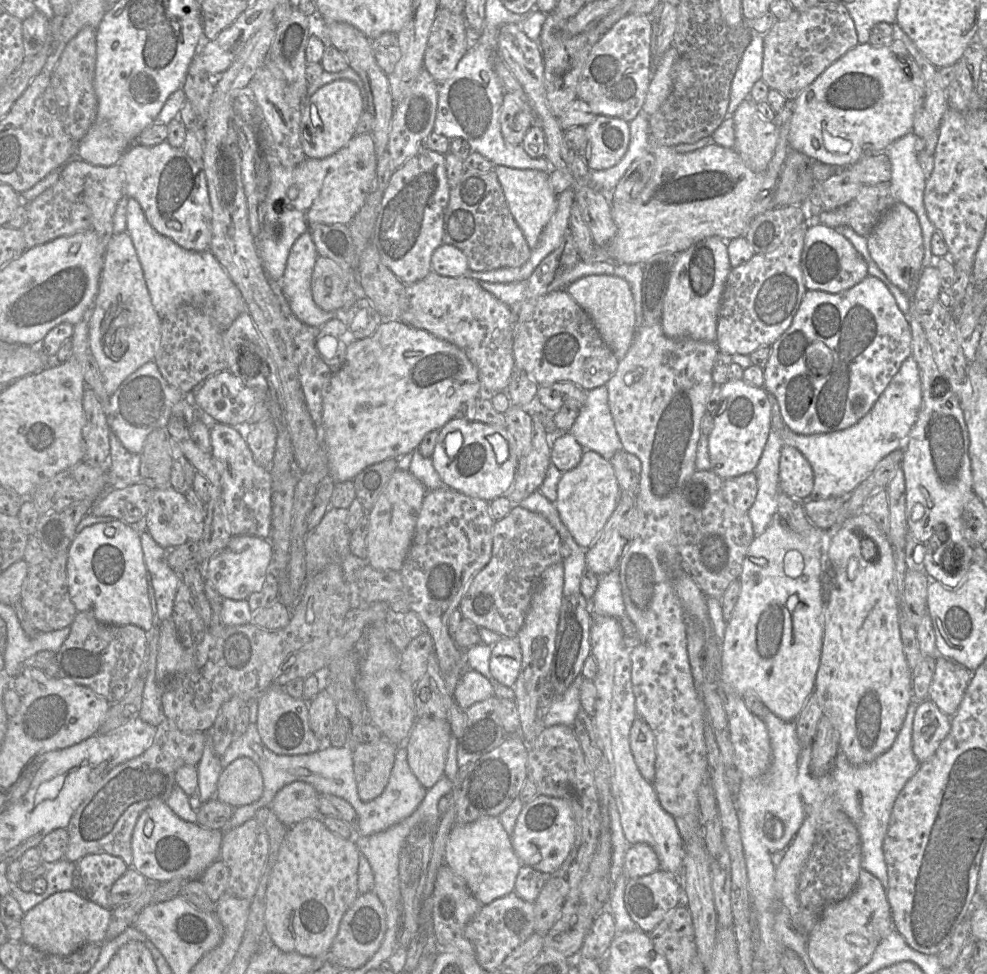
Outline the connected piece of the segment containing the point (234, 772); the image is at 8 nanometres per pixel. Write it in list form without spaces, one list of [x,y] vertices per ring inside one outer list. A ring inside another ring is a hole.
[[[240,757],[223,769],[215,798],[236,808],[256,802],[263,794],[263,787],[257,764],[248,757]]]

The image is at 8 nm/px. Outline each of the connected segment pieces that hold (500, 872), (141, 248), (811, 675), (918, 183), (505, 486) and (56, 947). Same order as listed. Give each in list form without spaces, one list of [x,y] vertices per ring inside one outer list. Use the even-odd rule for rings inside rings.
[[[484,816],[468,824],[454,825],[446,844],[445,864],[464,880],[483,906],[514,892],[516,878],[523,866],[514,852],[511,836],[503,828],[499,817],[492,816]]]
[[[134,198],[128,199],[126,231],[141,264],[152,304],[161,320],[181,305],[191,305],[211,316],[220,329],[226,329],[243,312],[245,300],[226,270],[209,251],[191,251],[159,234],[147,221]]]
[[[775,516],[765,531],[755,536],[742,563],[740,593],[731,618],[727,621],[721,643],[721,674],[725,683],[739,695],[753,692],[770,712],[784,721],[796,721],[814,691],[823,645],[824,556],[826,543],[810,544]],[[790,550],[801,553],[804,569],[800,576],[789,577],[784,571],[784,557]],[[796,595],[800,602],[790,611],[787,600]]]
[[[910,132],[893,142],[888,149],[879,151],[885,151],[890,158],[892,164],[892,177],[890,185],[895,194],[896,201],[902,202],[909,206],[917,214],[920,221],[924,241],[924,257],[922,261],[922,269],[924,270],[932,265],[936,259],[935,255],[932,253],[932,236],[935,233],[936,228],[930,221],[924,205],[924,191],[927,179],[918,160],[918,142],[919,137],[913,132]]]
[[[463,416],[453,418],[439,430],[431,459],[435,470],[446,487],[487,502],[510,492],[519,465],[516,441],[506,427],[469,421]],[[494,434],[500,434],[508,442],[509,458],[502,464],[497,462],[496,454],[489,442],[490,437]]]
[[[72,890],[56,892],[24,913],[21,920],[22,942],[34,948],[67,956],[90,943],[103,943],[110,922],[111,910],[87,900]]]

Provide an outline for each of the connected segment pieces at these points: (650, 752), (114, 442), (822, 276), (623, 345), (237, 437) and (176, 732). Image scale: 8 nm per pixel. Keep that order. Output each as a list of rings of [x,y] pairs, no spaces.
[[[637,718],[632,724],[630,748],[641,775],[648,782],[653,783],[655,778],[656,739],[652,730],[642,718]]]
[[[110,431],[110,454],[107,470],[111,475],[110,487],[124,488],[143,481],[140,476],[141,453],[129,452],[118,437]]]
[[[813,222],[807,229],[801,256],[804,284],[808,290],[841,293],[868,276],[868,265],[853,244],[836,229]]]
[[[588,275],[570,284],[566,290],[589,315],[616,358],[623,359],[636,335],[635,304],[626,280],[615,275]]]
[[[214,422],[210,427],[212,456],[221,476],[225,516],[232,537],[252,535],[268,539],[272,521],[272,477],[259,466],[248,447],[245,433],[235,427]]]
[[[164,719],[150,746],[138,757],[114,767],[95,785],[75,811],[67,826],[69,844],[65,859],[76,863],[89,854],[107,853],[120,857],[132,867],[132,832],[140,814],[148,807],[165,802],[175,783],[175,773],[183,765],[197,765],[206,741],[205,732],[183,732]]]

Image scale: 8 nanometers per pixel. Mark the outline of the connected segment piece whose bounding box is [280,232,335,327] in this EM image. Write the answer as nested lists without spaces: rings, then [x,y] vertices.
[[[309,232],[301,234],[291,247],[280,286],[292,313],[304,324],[321,327],[334,318],[334,312],[319,308],[312,298],[311,279],[318,257]]]

